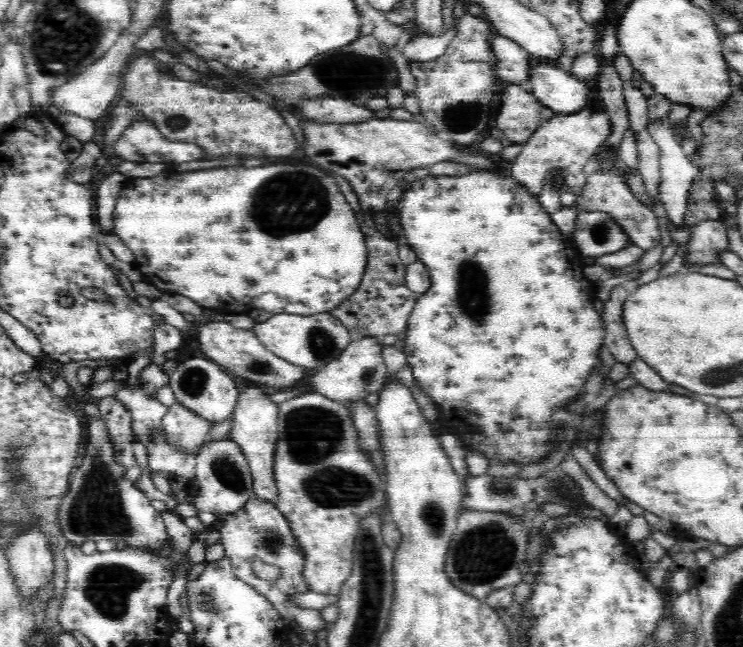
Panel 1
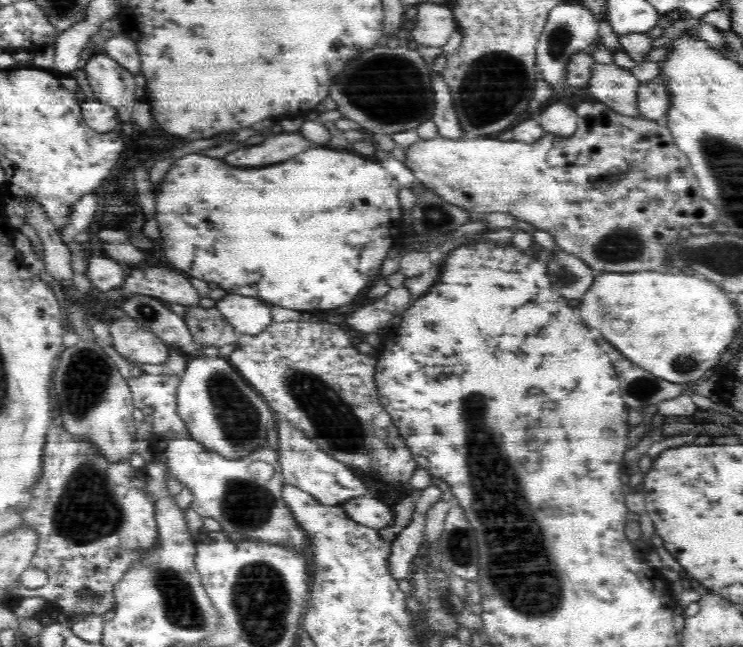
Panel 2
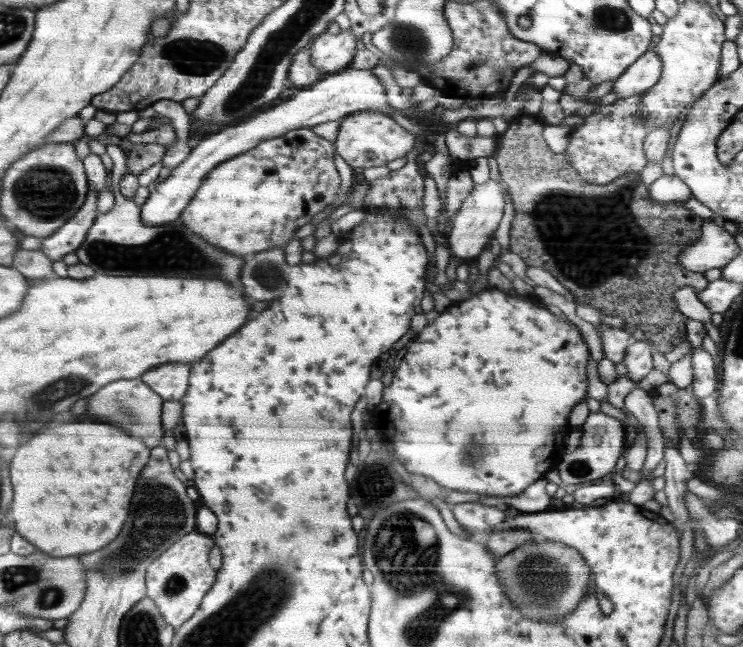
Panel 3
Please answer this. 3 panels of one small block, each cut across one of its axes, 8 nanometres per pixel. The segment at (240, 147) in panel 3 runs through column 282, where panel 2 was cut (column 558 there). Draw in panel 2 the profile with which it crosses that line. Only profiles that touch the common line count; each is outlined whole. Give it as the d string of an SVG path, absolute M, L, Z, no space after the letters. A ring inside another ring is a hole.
M554 102L550 106L546 106L544 110L532 112L532 118L544 126L546 132L554 132L561 137L572 136L577 129L579 121L579 111L564 104L564 102Z

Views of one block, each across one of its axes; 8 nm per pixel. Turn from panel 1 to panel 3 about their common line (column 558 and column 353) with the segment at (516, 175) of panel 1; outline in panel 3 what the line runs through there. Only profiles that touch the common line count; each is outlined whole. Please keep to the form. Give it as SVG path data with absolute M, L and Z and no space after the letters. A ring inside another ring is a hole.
M359 111L343 117L336 138L338 154L356 172L372 166L384 166L396 158L406 156L414 148L414 140L416 138L404 128L400 128L392 117L378 112L372 114L372 111Z

